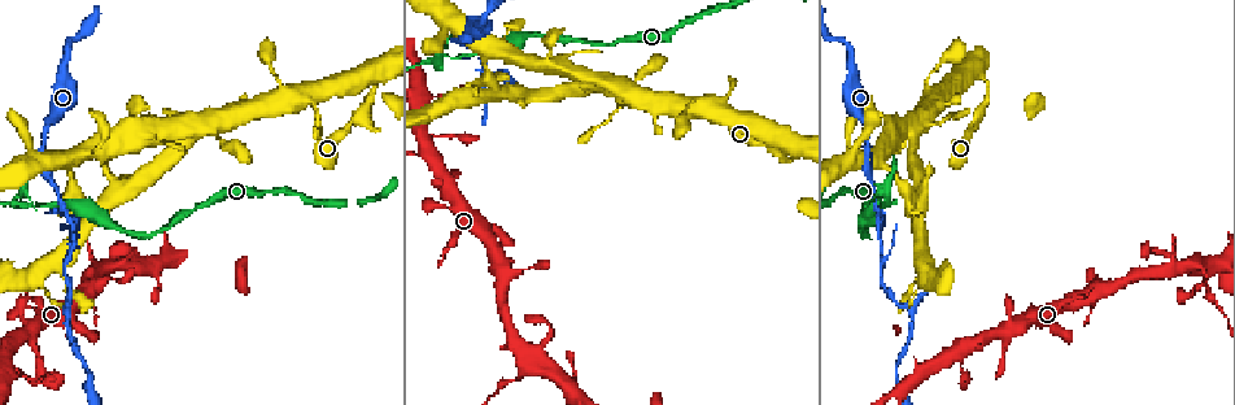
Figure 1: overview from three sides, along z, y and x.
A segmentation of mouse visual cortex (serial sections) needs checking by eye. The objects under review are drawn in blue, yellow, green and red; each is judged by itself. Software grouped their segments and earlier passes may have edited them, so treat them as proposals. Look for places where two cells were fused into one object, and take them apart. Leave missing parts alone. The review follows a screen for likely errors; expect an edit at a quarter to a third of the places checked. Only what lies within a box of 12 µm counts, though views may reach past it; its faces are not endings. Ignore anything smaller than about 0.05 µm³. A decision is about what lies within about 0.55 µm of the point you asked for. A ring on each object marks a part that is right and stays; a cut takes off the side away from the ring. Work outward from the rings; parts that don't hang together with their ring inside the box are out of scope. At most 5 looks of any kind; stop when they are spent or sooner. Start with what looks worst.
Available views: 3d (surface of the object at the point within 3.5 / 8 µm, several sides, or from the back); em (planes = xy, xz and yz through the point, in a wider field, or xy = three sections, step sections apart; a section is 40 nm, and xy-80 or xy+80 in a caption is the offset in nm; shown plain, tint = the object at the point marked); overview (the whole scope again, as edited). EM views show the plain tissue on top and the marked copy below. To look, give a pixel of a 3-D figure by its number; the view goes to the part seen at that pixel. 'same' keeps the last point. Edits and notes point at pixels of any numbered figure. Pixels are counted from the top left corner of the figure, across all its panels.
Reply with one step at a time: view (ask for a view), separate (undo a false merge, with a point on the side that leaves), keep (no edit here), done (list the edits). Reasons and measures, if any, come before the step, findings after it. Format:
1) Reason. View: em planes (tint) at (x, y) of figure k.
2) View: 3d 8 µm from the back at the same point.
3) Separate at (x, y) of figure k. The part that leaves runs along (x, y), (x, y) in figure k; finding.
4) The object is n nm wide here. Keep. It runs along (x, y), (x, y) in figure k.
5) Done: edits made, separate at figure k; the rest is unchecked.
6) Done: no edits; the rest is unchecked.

Sharp bend. View: 3d 3.5 µm at (885, 202) of figure 1.

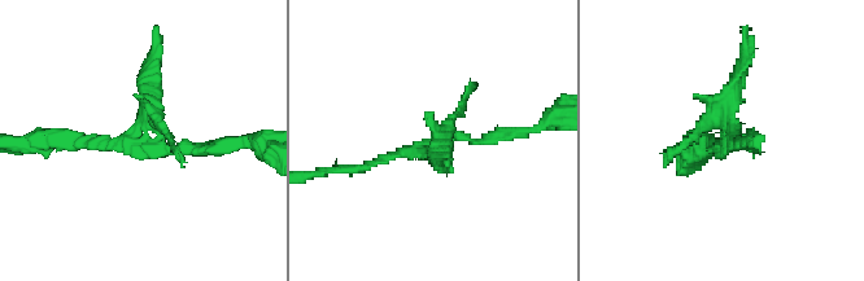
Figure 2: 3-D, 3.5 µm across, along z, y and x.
View: em xy step 5 (tint) at (149, 144) of figure 2.

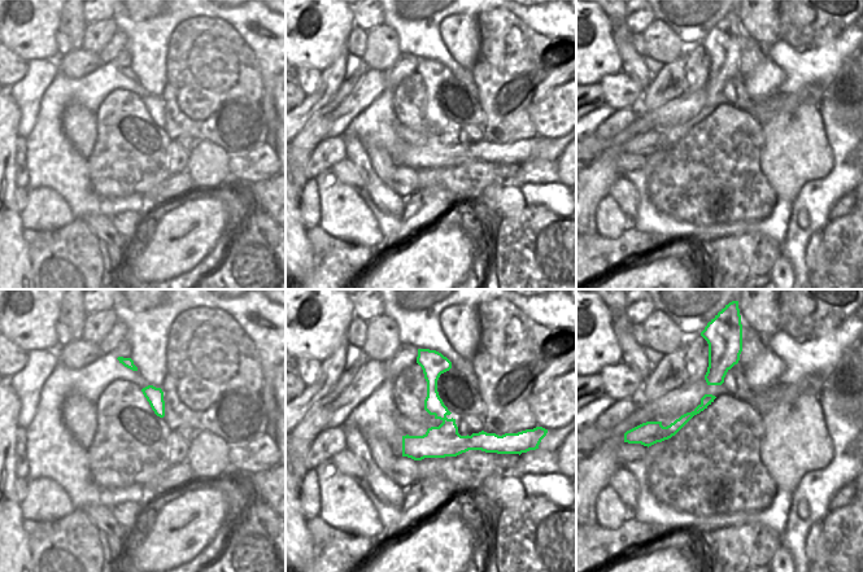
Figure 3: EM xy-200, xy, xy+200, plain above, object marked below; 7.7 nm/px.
The object is 260 nm wide here. Separate at (147, 91) of figure 2. The part that leaves runs along (147, 131), (158, 31) in figure 2; a second cell is stuck on.

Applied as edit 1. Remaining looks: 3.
Four-way junction. View: 3d 8 µm at (1182, 268) of figure 1.

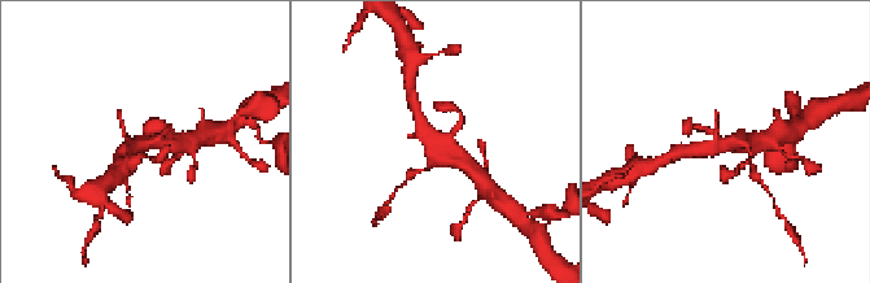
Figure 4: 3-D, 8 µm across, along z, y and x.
Closer look. View: 3d 3.5 µm at (725, 145) of figure 4.

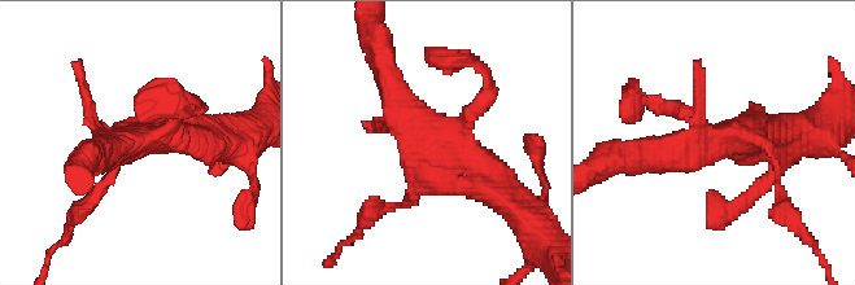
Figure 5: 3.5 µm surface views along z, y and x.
Need the tissue. View: em planes (tint) at (427, 145) of figure 5.

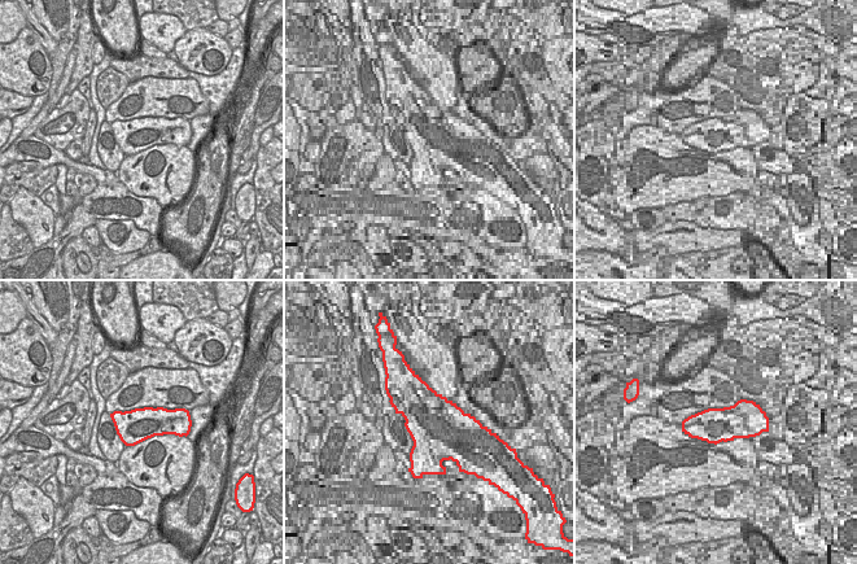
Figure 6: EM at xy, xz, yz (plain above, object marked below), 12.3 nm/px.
Separate at (107, 180) of figure 5. The part that leaves runs along (413, 194), (374, 210), (353, 237) in figure 5; two cells meet here.

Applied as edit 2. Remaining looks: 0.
Done: edits made, separate at figure 2, separate at figure 5; the rest is unchecked.

